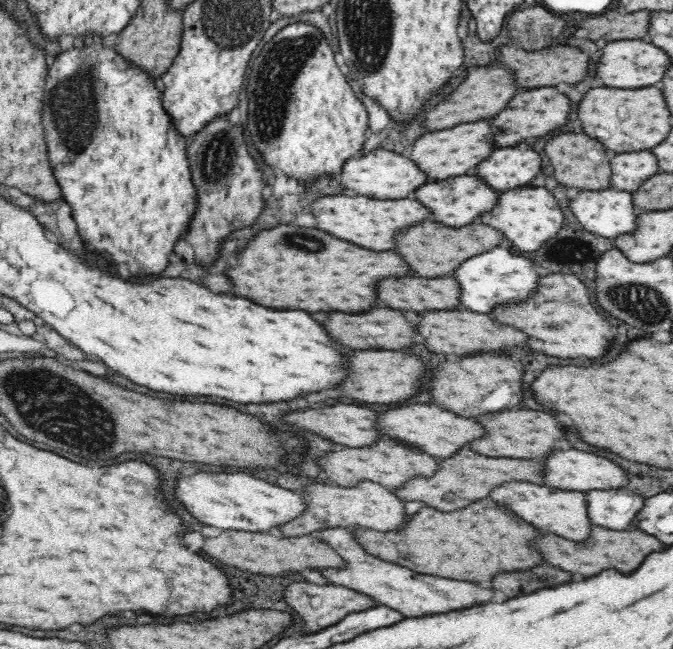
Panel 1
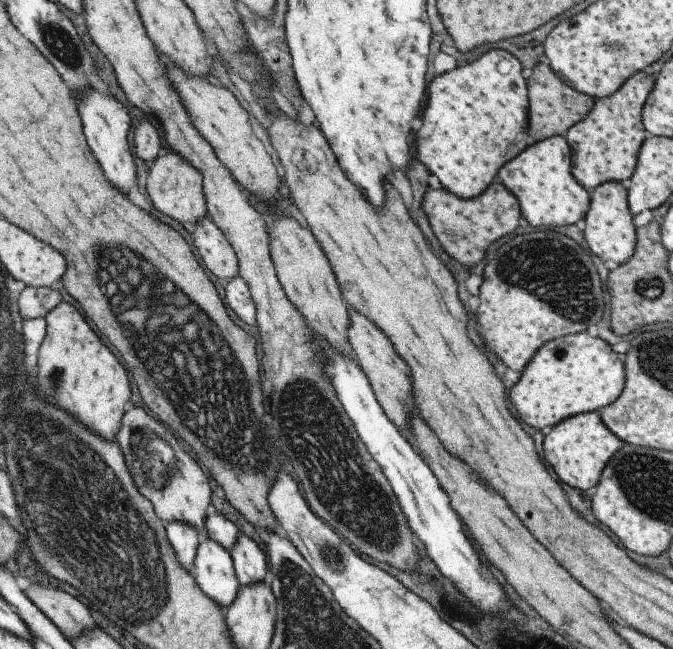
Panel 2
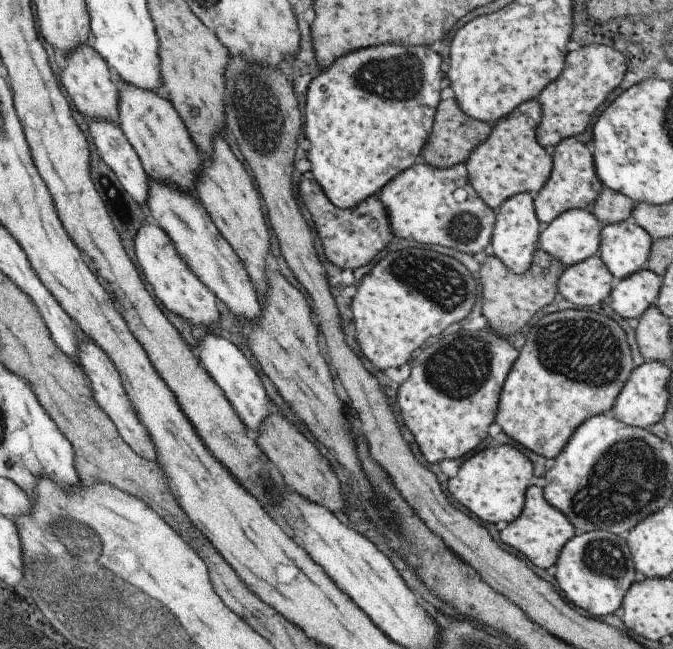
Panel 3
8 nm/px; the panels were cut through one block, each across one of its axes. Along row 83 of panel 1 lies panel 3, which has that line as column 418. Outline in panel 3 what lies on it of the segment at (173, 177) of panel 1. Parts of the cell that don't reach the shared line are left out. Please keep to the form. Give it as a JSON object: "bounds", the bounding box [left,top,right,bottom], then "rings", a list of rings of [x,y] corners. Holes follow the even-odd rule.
{"bounds":[302,44,443,209],"rings":[[[383,44],[334,60],[309,82],[302,121],[303,134],[309,142],[306,159],[311,164],[313,180],[333,206],[350,209],[365,198],[376,196],[389,180],[420,160],[439,102],[439,80],[443,76],[439,66],[441,58],[429,48]]]}

